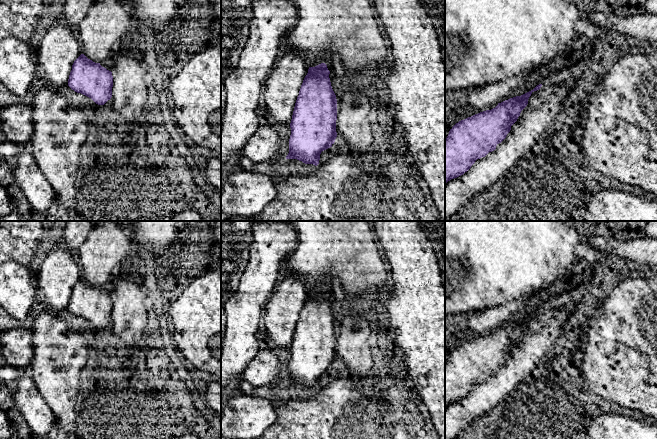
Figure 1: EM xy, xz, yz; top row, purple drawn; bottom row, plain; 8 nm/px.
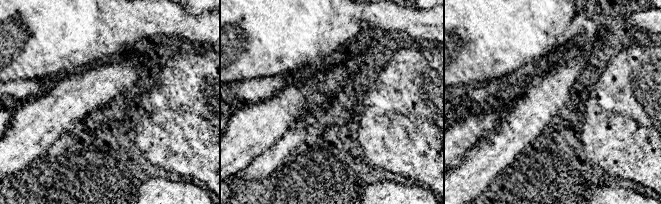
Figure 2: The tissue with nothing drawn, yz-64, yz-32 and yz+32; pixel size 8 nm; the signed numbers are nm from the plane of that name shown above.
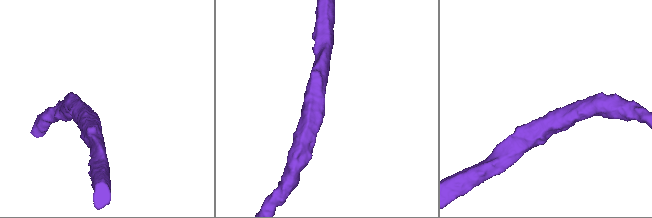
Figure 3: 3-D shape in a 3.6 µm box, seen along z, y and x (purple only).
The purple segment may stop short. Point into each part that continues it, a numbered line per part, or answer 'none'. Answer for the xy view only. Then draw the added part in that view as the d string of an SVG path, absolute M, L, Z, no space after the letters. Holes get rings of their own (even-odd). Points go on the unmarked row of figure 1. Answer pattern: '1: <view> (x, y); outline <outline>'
none

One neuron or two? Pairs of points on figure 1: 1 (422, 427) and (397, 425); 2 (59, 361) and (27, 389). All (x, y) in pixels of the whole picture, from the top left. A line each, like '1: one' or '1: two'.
1: one
2: two

